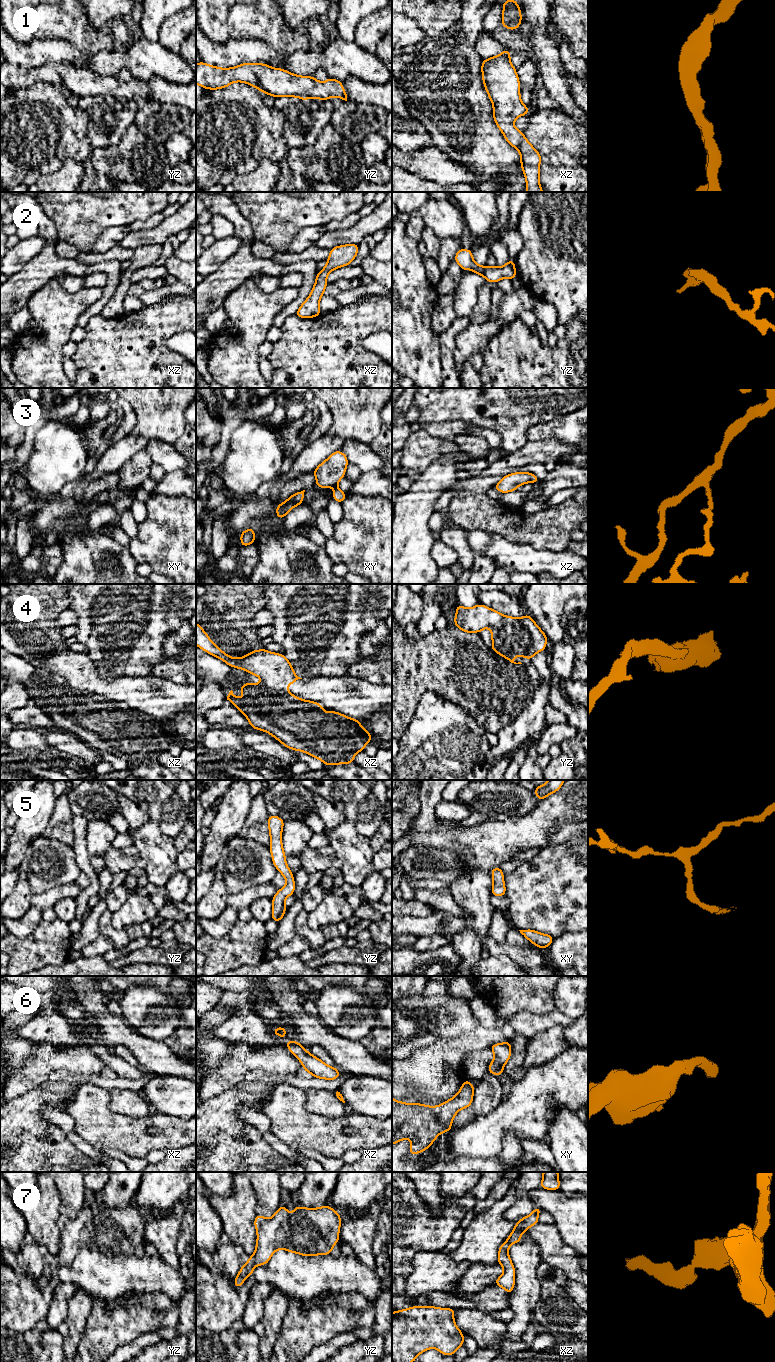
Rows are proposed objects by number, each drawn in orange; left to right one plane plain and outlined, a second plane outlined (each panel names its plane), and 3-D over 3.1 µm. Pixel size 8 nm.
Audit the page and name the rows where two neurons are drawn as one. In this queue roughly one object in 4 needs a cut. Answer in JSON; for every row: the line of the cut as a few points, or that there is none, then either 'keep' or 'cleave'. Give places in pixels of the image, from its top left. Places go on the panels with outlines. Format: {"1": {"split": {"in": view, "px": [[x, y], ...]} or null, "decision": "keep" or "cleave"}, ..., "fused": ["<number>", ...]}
{"1": {"split": null, "decision": "keep"}, "2": {"split": null, "decision": "keep"}, "3": {"split": {"in": "xz", "px": [[530, 473], [531, 481]]}, "decision": "cleave"}, "4": {"split": {"in": "xz", "px": [[261, 683], [262, 687], [266, 690], [284, 691], [290, 694]]}, "decision": "cleave"}, "5": {"split": null, "decision": "keep"}, "6": {"split": null, "decision": "keep"}, "7": {"split": {"in": "xz", "px": [[517, 1223], [522, 1231]]}, "decision": "cleave"}, "fused": ["3", "4", "7"]}

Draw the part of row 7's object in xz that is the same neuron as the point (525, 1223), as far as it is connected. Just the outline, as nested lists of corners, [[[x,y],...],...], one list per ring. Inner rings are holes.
[[[535,1206],[534,1211],[529,1216],[521,1218],[517,1224],[522,1231],[526,1232],[531,1226],[539,1223],[538,1214],[542,1211],[541,1208]]]

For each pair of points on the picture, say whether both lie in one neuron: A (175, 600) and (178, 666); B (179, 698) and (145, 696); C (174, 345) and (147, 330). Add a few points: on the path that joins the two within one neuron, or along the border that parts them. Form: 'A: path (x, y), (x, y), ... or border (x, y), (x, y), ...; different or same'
A: border (167, 656), (152, 668), (153, 674); different
B: path (171, 698), (153, 699); same
C: border (185, 329), (167, 336), (163, 343); different

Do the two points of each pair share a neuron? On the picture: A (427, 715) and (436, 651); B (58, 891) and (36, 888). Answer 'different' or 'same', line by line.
A: different
B: different

